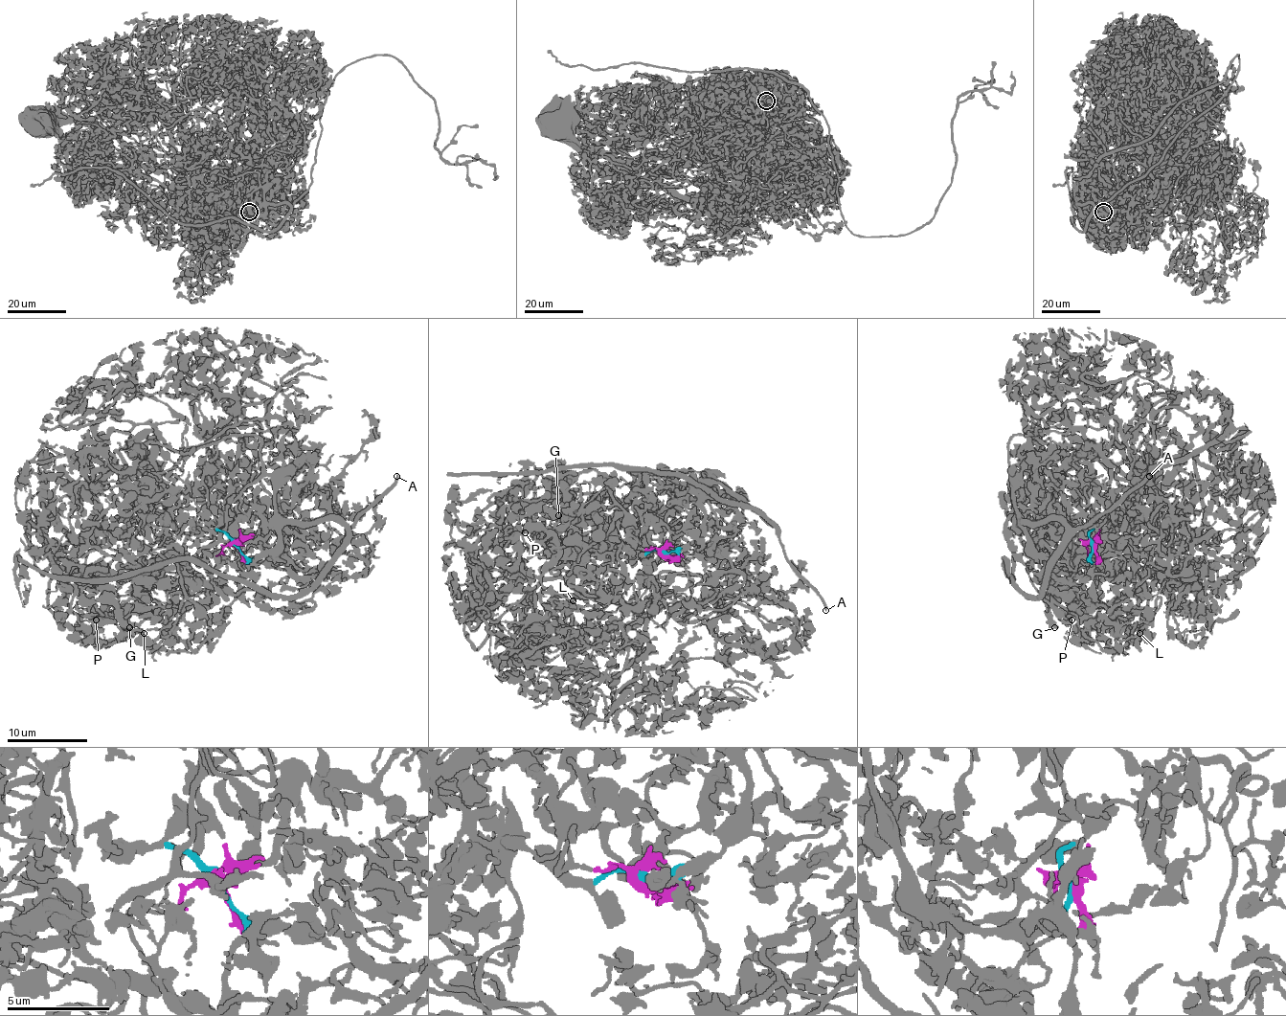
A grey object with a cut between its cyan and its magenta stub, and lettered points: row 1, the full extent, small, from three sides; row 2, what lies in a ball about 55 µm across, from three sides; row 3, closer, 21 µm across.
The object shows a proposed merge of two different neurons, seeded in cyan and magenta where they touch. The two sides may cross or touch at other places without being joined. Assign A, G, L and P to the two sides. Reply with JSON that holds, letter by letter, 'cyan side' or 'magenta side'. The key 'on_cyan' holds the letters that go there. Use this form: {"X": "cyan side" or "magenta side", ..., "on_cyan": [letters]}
{"A": "cyan side", "G": "magenta side", "L": "magenta side", "P": "magenta side", "on_cyan": ["A"]}

